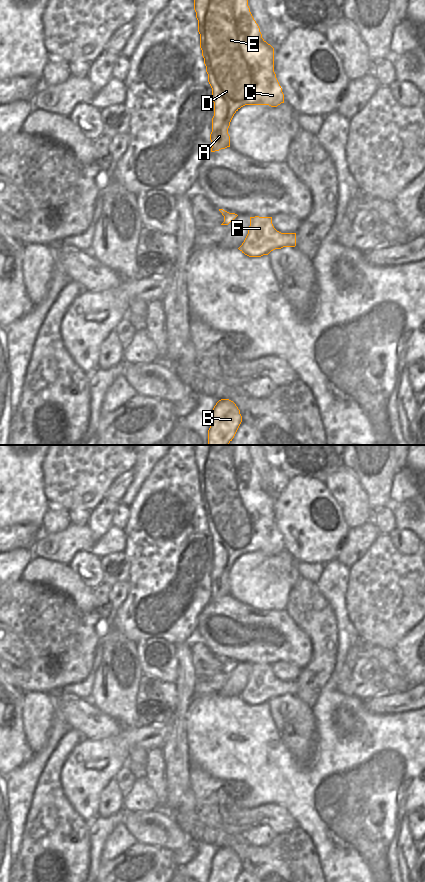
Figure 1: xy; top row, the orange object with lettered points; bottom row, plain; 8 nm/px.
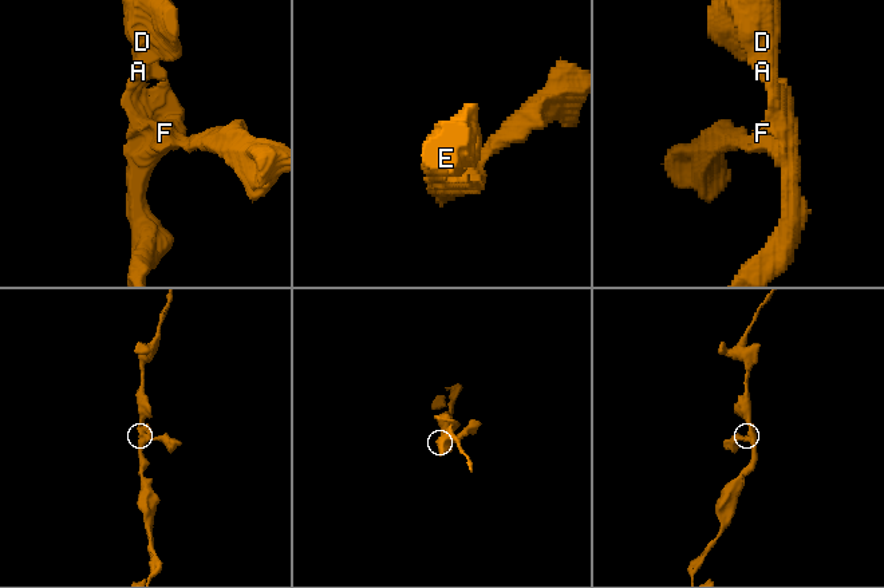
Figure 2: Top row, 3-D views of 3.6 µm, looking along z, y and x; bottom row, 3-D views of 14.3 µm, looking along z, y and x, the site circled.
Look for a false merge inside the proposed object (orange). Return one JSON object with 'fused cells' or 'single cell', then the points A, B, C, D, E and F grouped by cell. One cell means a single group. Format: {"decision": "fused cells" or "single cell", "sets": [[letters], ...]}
{"decision": "single cell", "sets": [["A", "B", "C", "D", "E", "F"]]}

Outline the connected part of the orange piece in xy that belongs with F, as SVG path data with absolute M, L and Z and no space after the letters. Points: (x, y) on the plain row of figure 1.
M250 665L248 682L238 696L249 705L268 703L275 697L296 694L296 681L281 681L272 672L272 665Z

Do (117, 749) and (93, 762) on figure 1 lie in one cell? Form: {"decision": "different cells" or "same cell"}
{"decision": "same cell"}

